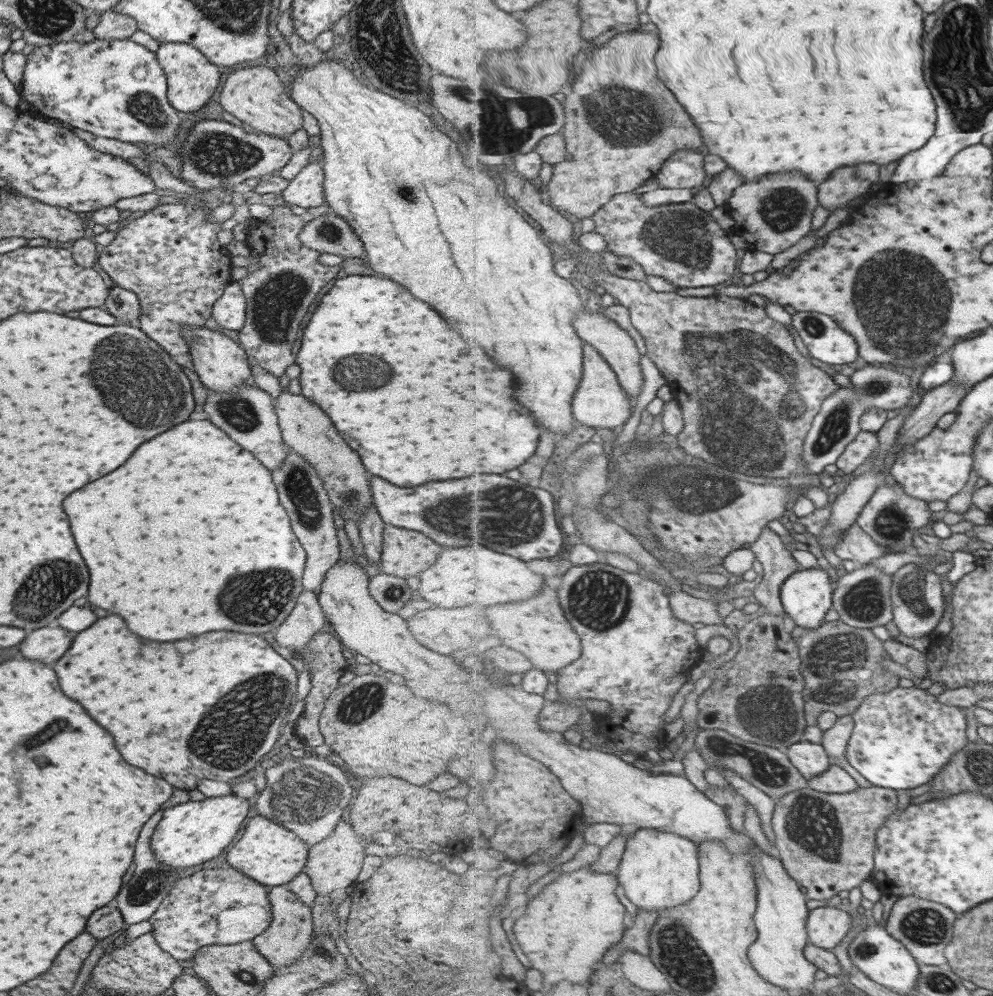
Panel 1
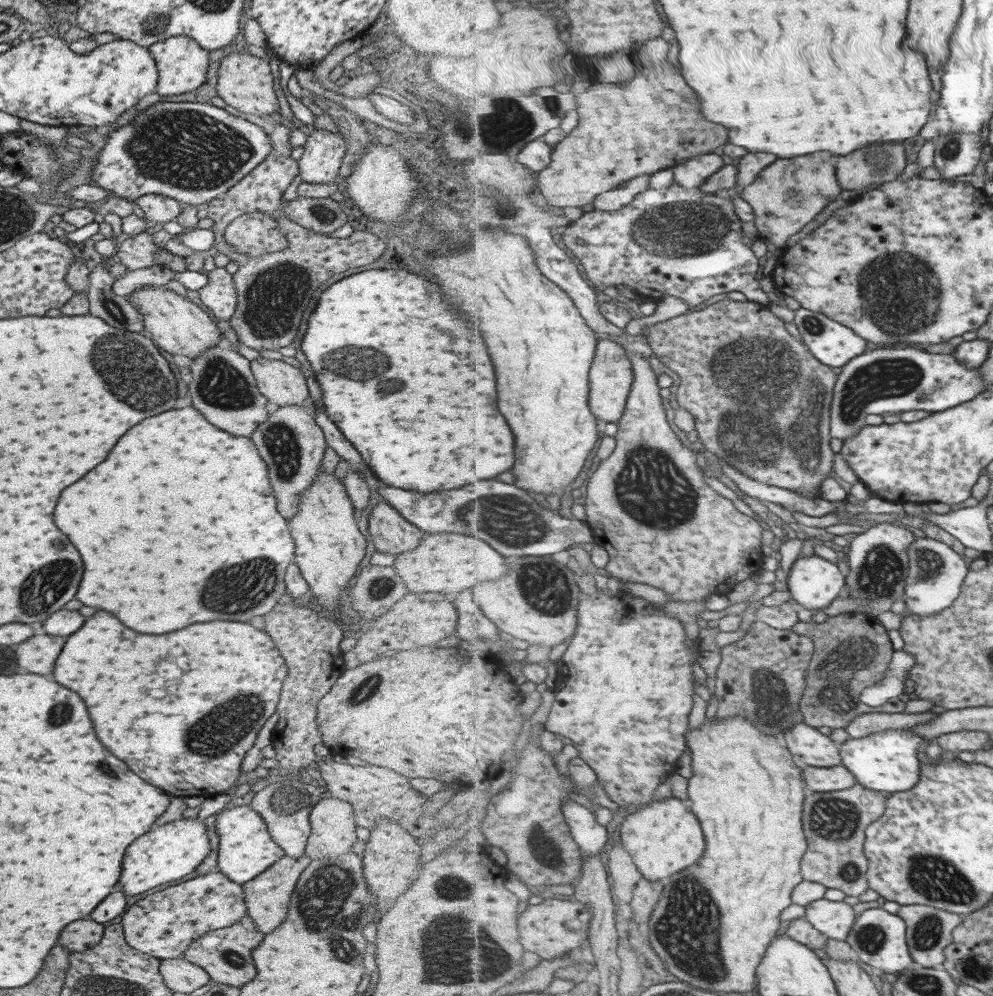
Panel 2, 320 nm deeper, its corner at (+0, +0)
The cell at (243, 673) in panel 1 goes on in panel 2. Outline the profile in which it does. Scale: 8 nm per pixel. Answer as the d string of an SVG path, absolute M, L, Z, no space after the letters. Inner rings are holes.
M95 612L93 616L89 616L83 622L83 626L65 640L61 652L59 652L57 660L55 660L55 668L53 668L53 680L57 684L77 692L79 698L89 708L87 712L89 712L89 718L93 722L93 730L95 730L97 740L115 758L123 760L129 766L129 770L135 772L135 776L139 776L141 780L147 780L147 784L153 784L153 786L163 790L170 796L182 798L197 795L209 797L229 792L230 787L235 784L238 777L241 760L252 747L256 735L263 726L263 722L275 710L275 704L279 700L281 680L285 678L285 675L285 661L273 648L271 638L265 632L261 632L261 630L249 626L249 624L211 620L211 622L205 622L205 624L201 624L201 622L191 624L191 626L181 628L177 632L169 632L169 634L161 634L161 636L149 636L149 634L139 634L139 632L133 632L129 628L123 628L123 624L115 616L111 616L109 612Z

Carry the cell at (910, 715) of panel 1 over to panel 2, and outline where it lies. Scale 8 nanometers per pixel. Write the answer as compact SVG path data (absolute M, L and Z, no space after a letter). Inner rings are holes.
M915 728L889 729L861 739L846 740L840 745L842 762L855 775L855 778L873 791L888 794L911 791L921 780L923 755L917 754L917 748L923 748L932 742L915 733Z

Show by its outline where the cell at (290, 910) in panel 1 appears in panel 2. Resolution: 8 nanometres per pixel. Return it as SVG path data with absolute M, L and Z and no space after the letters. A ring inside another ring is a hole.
M284 855L283 858L279 858L279 860L263 870L263 872L255 876L254 879L240 885L243 891L246 915L253 921L256 929L261 934L266 935L283 922L293 887L308 862L309 859L307 858L295 860L295 858L289 858L289 856Z

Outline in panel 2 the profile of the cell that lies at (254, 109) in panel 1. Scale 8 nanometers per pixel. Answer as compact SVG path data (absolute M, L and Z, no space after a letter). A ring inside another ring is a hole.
M226 50L226 55L218 61L216 93L225 104L232 106L240 114L252 113L267 117L271 112L277 112L277 98L273 91L273 77L271 77L268 61L250 53L230 50Z

